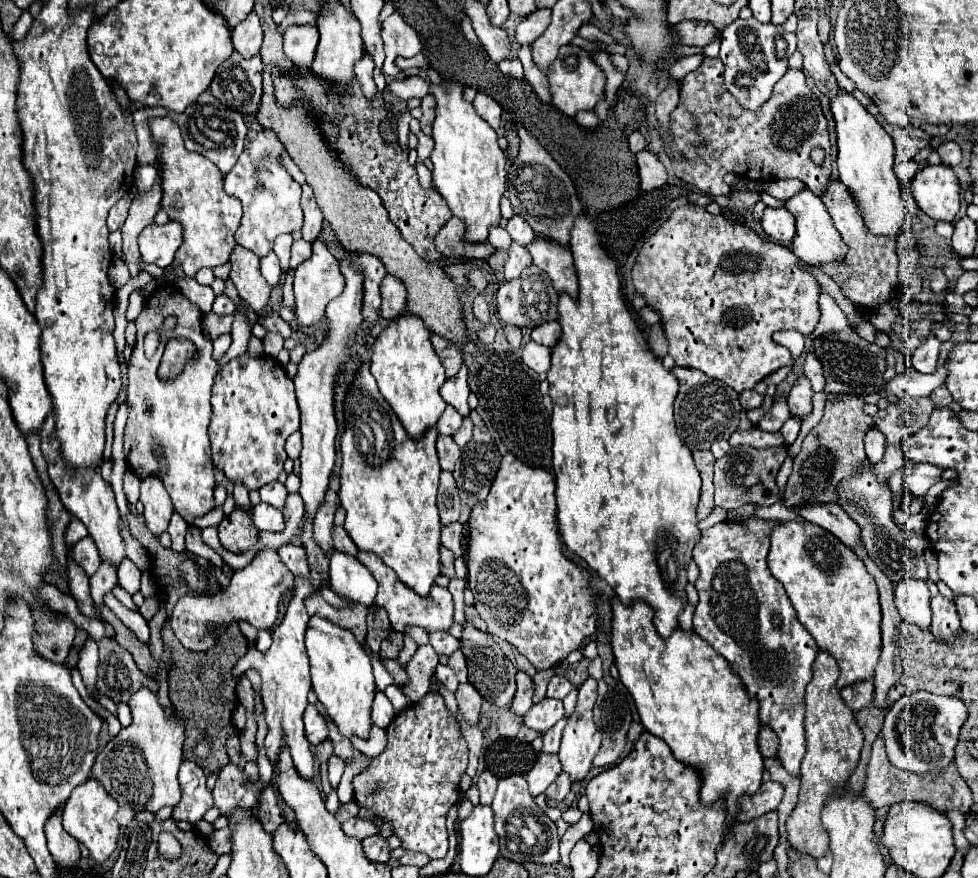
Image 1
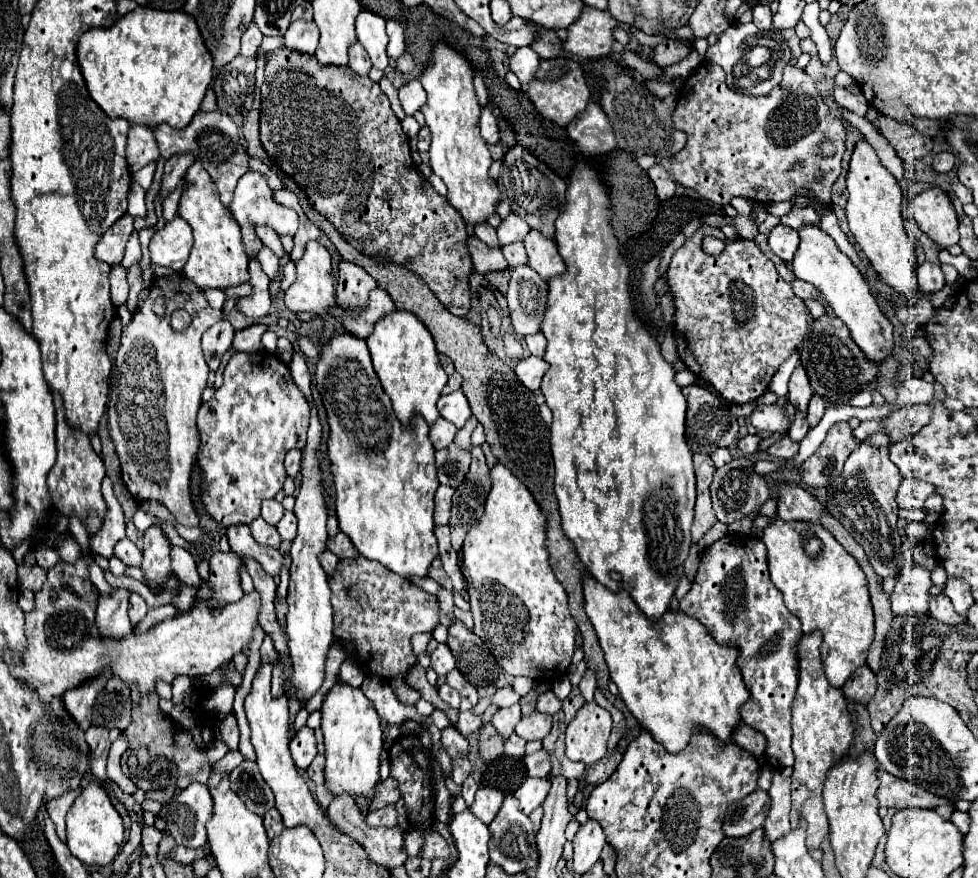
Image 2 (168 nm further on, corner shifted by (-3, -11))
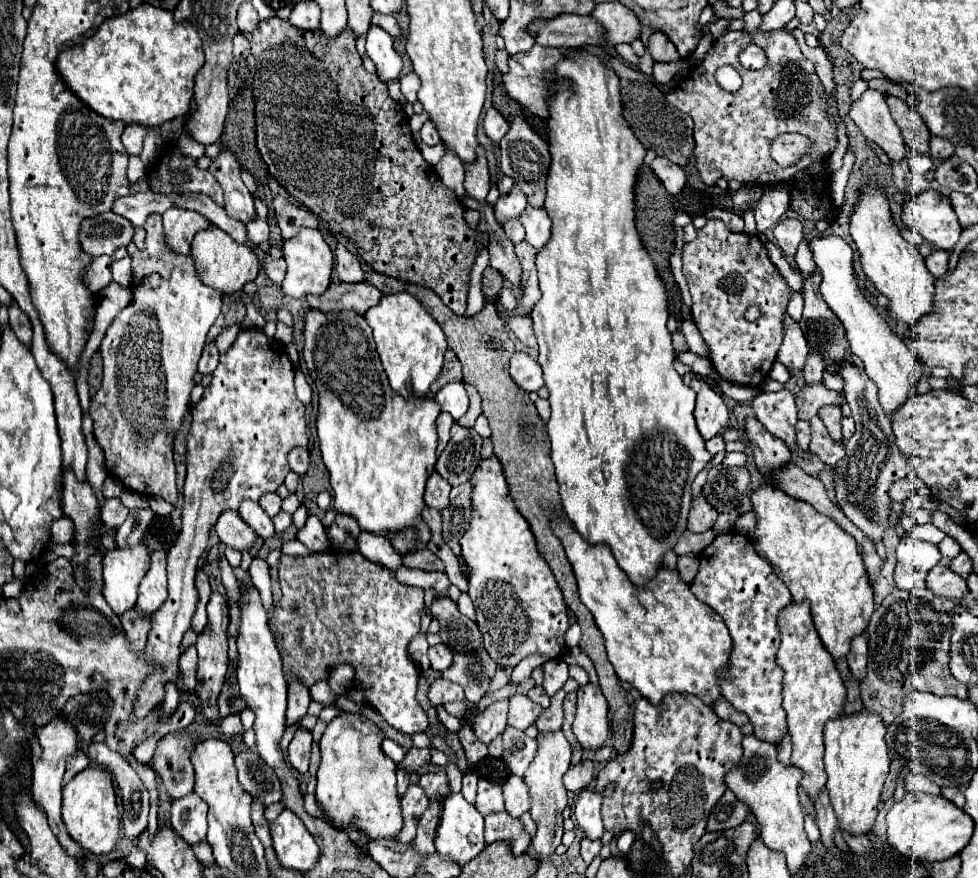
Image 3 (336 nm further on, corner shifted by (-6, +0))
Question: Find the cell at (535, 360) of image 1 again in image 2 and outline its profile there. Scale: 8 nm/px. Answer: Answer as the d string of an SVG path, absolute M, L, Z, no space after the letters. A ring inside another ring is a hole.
M527 357L527 359L521 359L515 367L515 373L517 377L521 379L521 383L525 387L529 387L531 391L537 391L539 385L541 385L541 379L543 375L547 373L547 361L543 361L541 357Z

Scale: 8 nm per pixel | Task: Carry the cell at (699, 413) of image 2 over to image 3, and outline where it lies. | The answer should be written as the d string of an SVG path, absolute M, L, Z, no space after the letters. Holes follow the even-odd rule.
M688 372L684 376L684 384L690 386L698 398L696 398L696 408L694 408L694 418L696 426L702 434L704 440L710 440L728 426L728 408L718 392L714 392L702 378L696 374Z

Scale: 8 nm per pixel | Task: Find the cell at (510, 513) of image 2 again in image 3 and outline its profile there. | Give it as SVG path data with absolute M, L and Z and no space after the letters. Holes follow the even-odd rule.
M496 456L482 460L470 484L472 520L460 546L484 648L504 668L516 666L528 654L564 656L568 650L564 632L570 626L568 606L552 570L536 550L530 526L510 500L500 460Z

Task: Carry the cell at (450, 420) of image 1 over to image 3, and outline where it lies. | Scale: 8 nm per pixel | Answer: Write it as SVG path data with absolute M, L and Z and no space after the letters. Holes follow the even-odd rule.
M442 412L438 416L438 448L436 448L436 454L440 454L446 448L448 440L450 440L450 428L452 428L452 424L454 424L454 420L446 412Z

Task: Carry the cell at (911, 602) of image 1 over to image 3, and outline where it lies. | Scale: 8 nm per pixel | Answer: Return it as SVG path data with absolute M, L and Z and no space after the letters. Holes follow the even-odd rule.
M908 534L896 546L896 586L902 590L926 588L926 574L940 562L942 554L936 544Z

